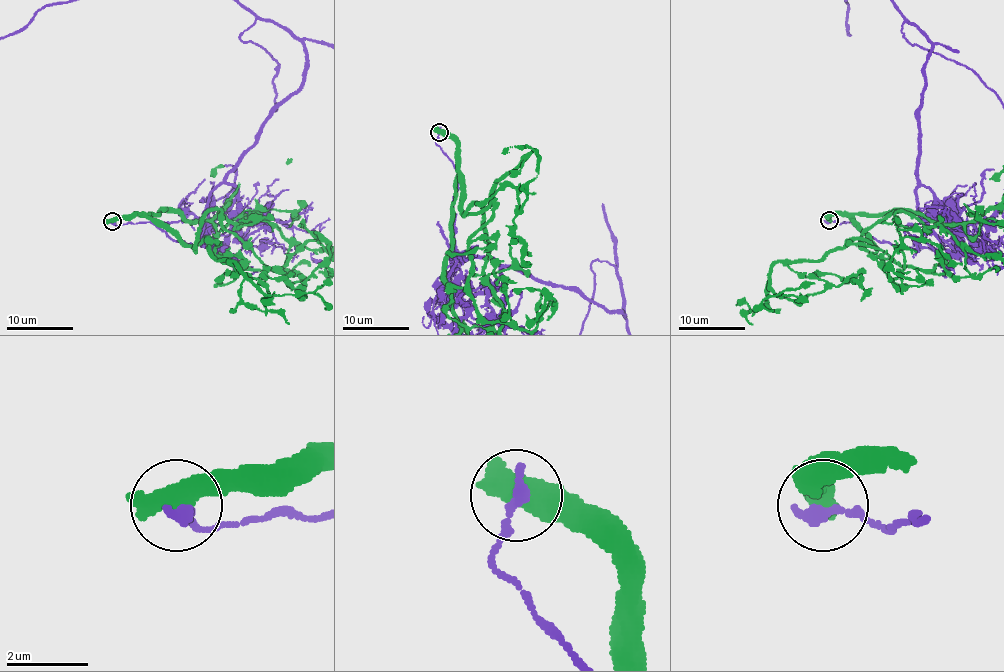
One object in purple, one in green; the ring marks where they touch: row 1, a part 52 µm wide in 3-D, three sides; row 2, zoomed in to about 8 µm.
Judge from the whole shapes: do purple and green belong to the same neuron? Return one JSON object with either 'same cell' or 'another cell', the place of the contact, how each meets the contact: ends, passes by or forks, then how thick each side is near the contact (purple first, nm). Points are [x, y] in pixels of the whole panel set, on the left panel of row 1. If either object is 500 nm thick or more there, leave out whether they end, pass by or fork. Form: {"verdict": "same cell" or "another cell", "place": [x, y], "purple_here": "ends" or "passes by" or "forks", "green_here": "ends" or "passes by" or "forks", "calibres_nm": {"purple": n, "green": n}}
{"verdict": "another cell", "place": [112, 221], "calibres_nm": {"purple": 320, "green": 700}}

